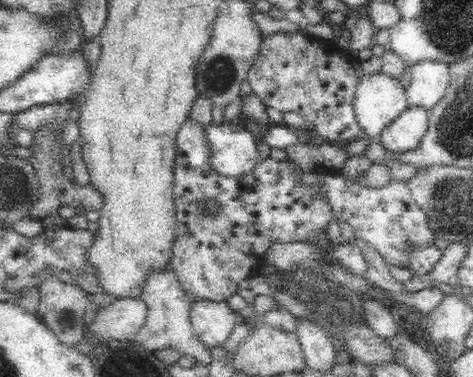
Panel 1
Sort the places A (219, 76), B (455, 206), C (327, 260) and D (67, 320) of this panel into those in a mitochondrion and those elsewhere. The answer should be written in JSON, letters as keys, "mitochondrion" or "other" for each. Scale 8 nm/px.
{"A":"mitochondrion","B":"mitochondrion","C":"other","D":"mitochondrion"}

